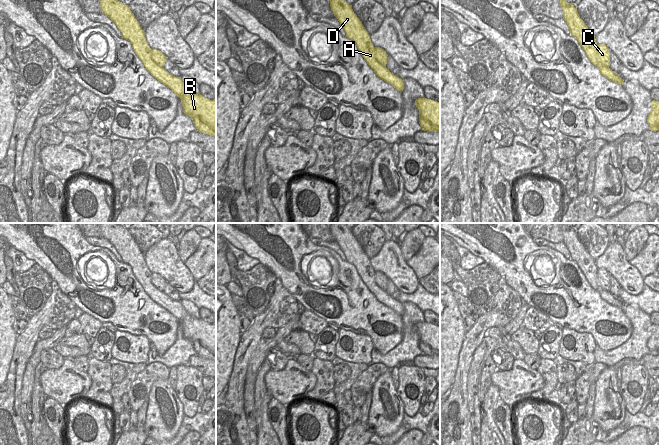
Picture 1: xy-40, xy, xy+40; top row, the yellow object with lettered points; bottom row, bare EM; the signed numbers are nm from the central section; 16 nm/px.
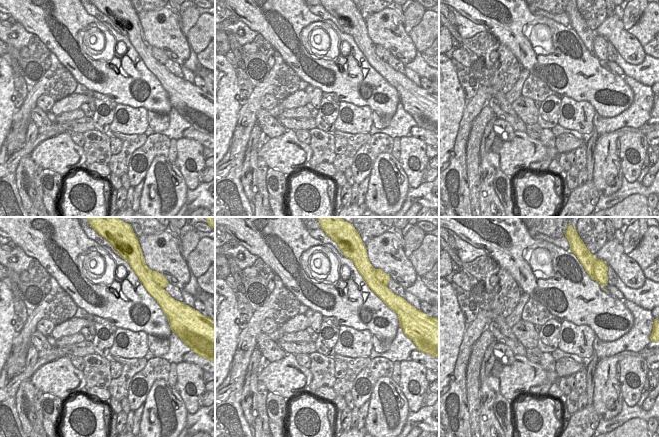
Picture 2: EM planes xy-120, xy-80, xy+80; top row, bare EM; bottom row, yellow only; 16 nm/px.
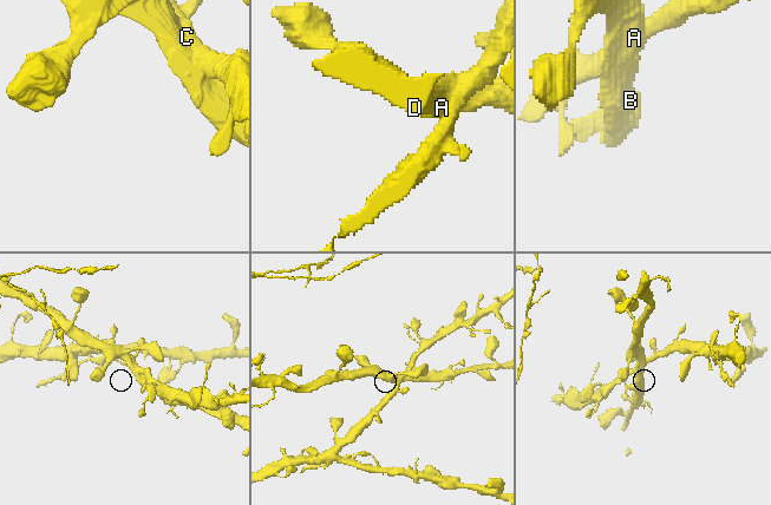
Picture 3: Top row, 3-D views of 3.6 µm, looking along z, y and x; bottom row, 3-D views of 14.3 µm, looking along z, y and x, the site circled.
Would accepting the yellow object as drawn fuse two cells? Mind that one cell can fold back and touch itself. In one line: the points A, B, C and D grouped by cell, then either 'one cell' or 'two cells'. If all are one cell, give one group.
A B D / C; two cells

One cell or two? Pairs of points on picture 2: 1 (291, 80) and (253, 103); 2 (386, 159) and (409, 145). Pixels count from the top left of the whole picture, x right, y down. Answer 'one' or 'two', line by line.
1: one
2: two

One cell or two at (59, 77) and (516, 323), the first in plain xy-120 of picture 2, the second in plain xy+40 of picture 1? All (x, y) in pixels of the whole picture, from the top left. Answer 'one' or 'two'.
two

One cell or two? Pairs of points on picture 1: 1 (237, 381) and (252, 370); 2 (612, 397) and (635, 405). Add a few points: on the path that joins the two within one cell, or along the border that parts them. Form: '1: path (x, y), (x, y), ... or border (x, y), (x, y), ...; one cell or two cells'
1: border (253, 353), (247, 367), (243, 398); two cells
2: border (619, 390), (626, 409); two cells

